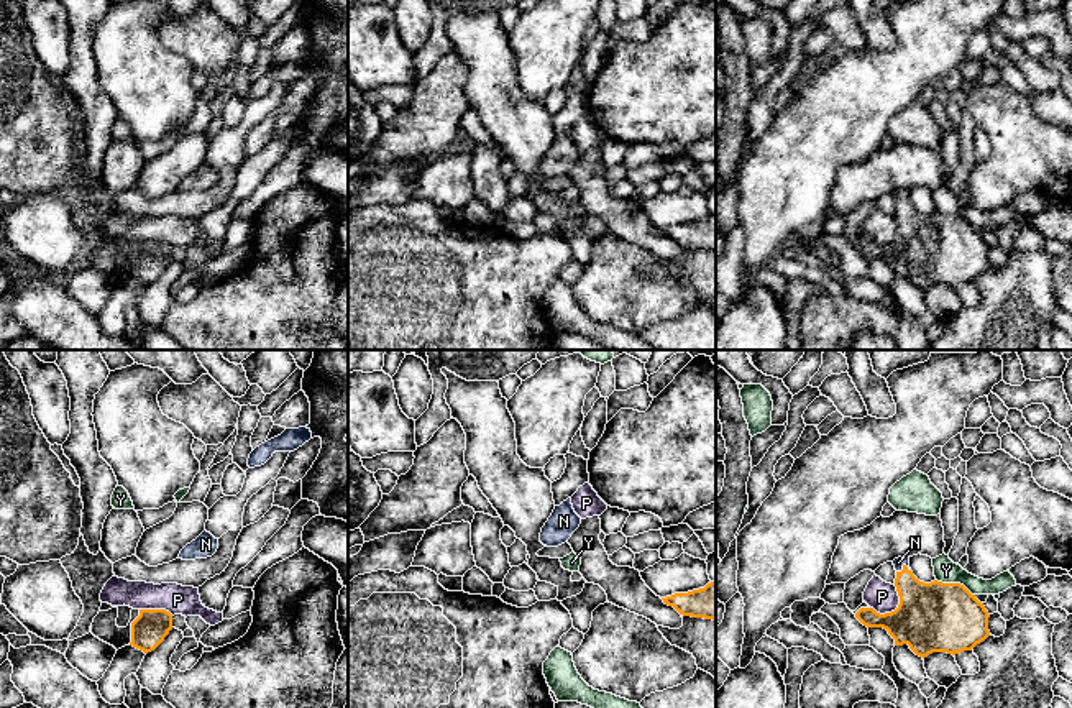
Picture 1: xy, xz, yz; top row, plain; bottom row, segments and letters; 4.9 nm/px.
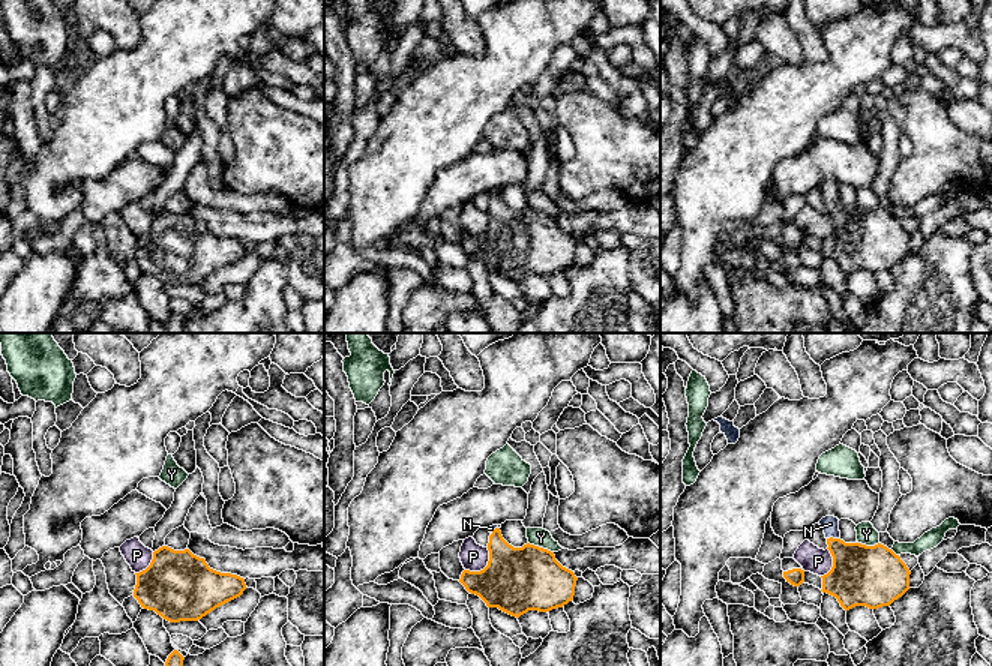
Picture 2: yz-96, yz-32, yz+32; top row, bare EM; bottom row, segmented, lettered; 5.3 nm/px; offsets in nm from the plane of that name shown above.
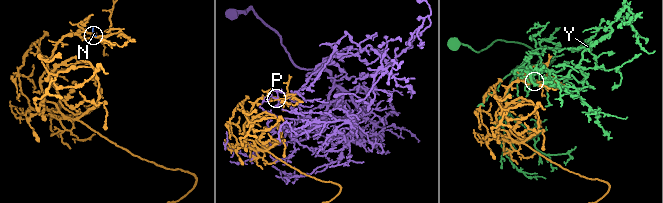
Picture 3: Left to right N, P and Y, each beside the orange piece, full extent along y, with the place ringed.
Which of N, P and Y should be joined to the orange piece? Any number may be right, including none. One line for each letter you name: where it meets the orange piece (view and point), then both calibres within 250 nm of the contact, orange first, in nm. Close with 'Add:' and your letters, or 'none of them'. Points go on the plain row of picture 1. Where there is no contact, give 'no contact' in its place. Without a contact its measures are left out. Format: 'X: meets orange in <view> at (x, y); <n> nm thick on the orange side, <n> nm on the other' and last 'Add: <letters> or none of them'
N: meets orange in yz at (903, 199); 280 nm thick on the orange side, 50 nm on the other
Add: N

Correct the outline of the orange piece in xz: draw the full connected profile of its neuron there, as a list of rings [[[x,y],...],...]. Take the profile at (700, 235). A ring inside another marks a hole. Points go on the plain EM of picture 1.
[[[716,214],[708,215],[704,220],[675,225],[662,232],[683,248],[716,253]]]

